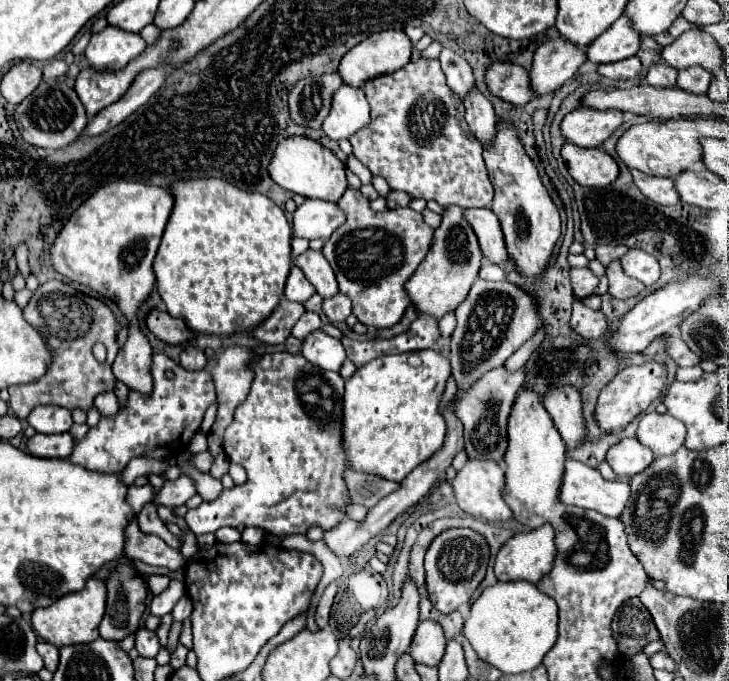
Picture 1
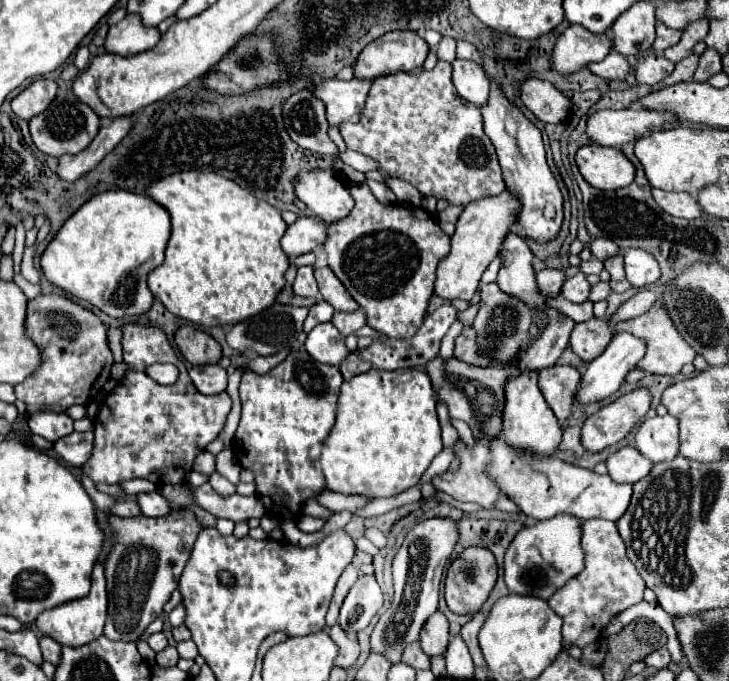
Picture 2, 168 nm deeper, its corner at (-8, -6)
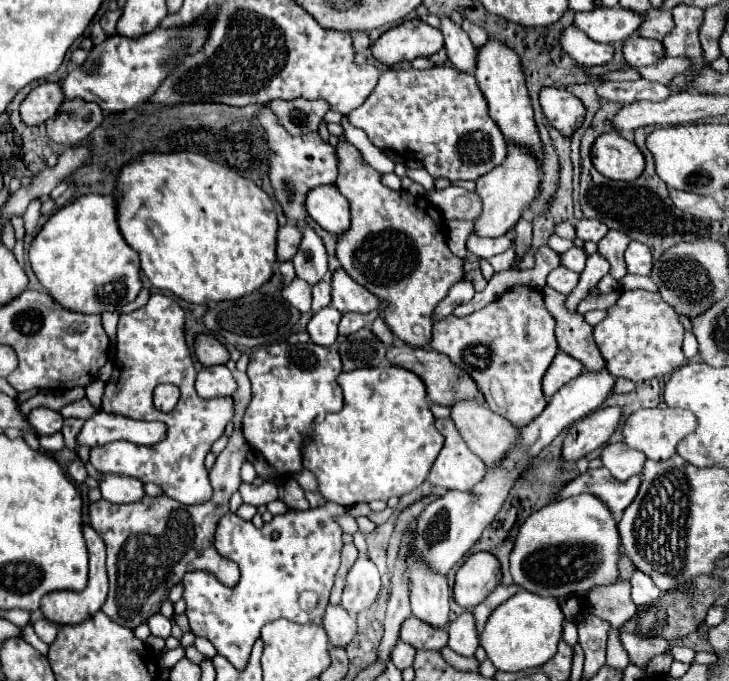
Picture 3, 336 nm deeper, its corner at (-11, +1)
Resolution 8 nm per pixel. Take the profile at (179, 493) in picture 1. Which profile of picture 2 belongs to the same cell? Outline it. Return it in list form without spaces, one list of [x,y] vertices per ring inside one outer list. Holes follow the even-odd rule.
[[[147,492],[147,494],[139,494],[137,502],[141,506],[141,512],[145,516],[165,516],[171,512],[169,500],[161,494],[161,492]]]

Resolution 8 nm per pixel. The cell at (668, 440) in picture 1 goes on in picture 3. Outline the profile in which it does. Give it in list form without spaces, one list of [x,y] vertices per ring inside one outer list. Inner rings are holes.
[[[656,407],[656,409],[638,409],[630,417],[626,417],[626,421],[622,425],[622,435],[624,435],[624,443],[630,449],[642,451],[646,455],[646,459],[664,461],[676,453],[676,445],[686,435],[690,435],[694,429],[696,429],[696,417],[692,415],[692,411]]]

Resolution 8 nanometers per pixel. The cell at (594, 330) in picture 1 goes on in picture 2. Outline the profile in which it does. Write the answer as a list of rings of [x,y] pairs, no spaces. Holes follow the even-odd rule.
[[[591,318],[587,322],[575,324],[569,344],[581,360],[591,362],[599,354],[603,354],[603,350],[611,342],[611,338],[613,338],[613,330],[611,330],[609,322],[601,320],[601,318]]]

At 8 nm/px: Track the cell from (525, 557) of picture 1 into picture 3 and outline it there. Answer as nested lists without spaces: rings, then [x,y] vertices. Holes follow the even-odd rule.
[[[580,493],[576,497],[544,505],[520,525],[514,551],[510,553],[510,571],[514,583],[522,589],[540,597],[562,597],[586,593],[596,585],[616,583],[618,561],[620,533],[612,511],[596,495]]]

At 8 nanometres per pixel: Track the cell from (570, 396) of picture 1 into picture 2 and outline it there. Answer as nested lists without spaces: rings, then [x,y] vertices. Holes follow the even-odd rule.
[[[551,366],[539,372],[539,388],[561,422],[573,414],[573,394],[579,382],[581,374],[571,366]]]

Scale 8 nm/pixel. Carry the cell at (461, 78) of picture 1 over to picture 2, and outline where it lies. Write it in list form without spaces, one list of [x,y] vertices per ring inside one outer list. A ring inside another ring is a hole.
[[[457,42],[457,58],[465,58],[465,60],[481,64],[481,56],[479,56],[477,48],[469,42]]]

